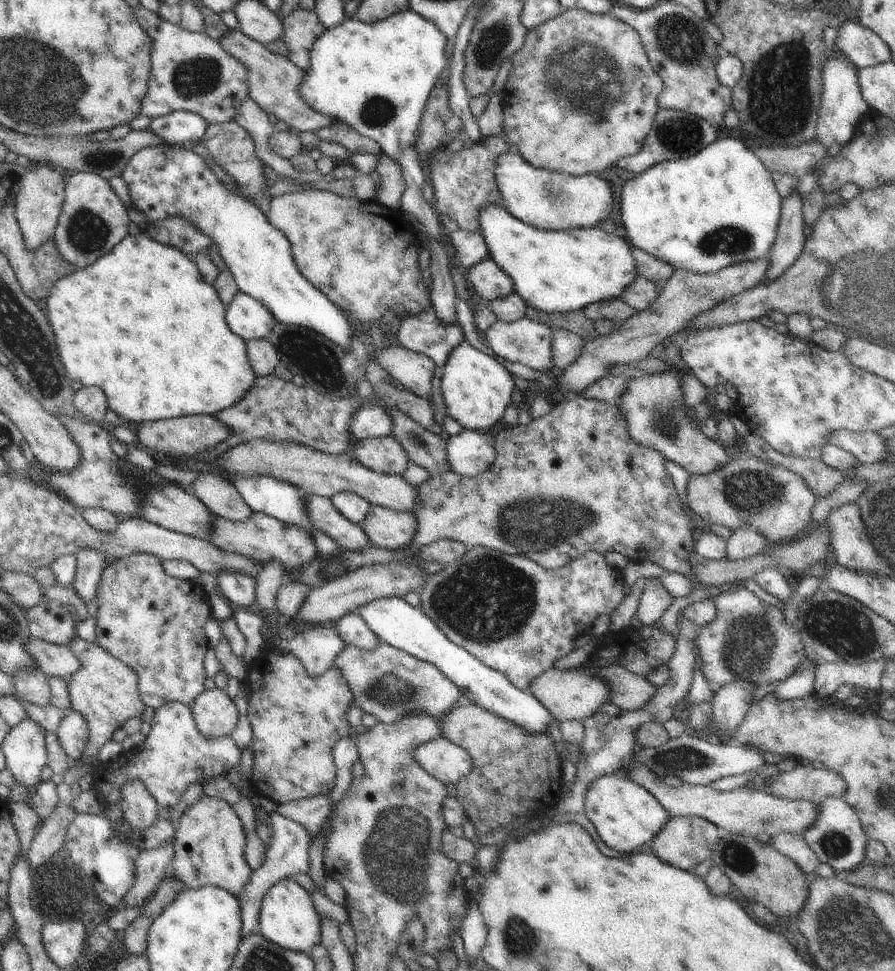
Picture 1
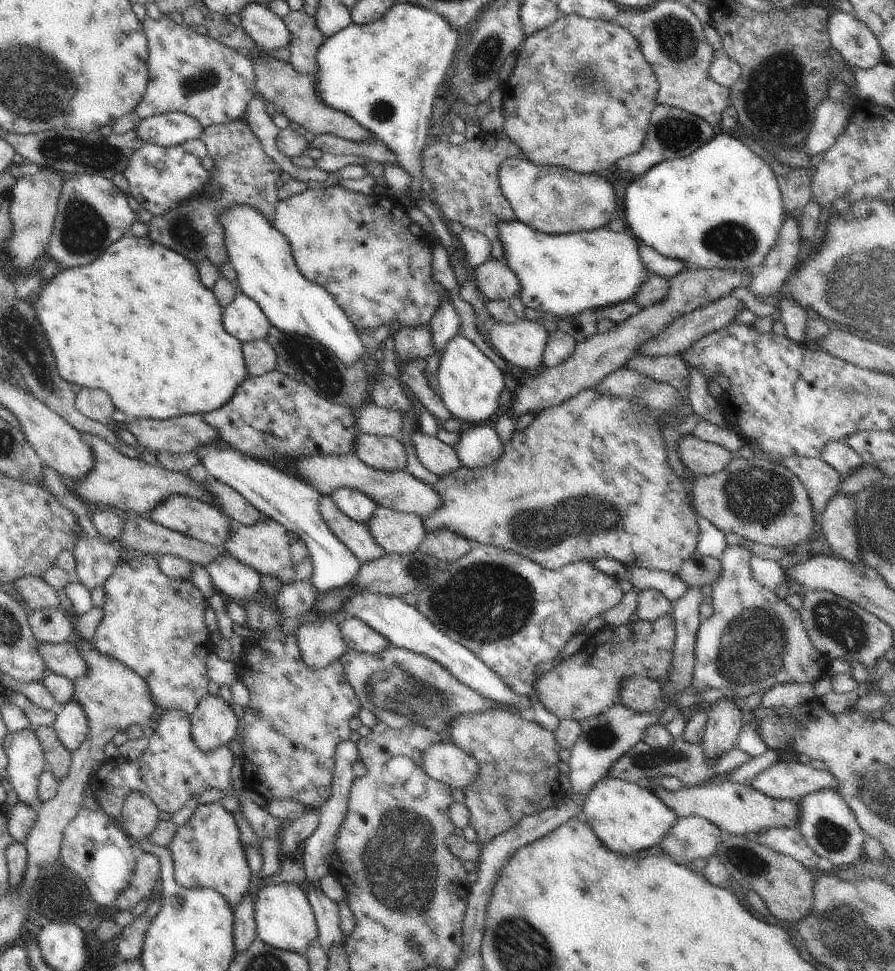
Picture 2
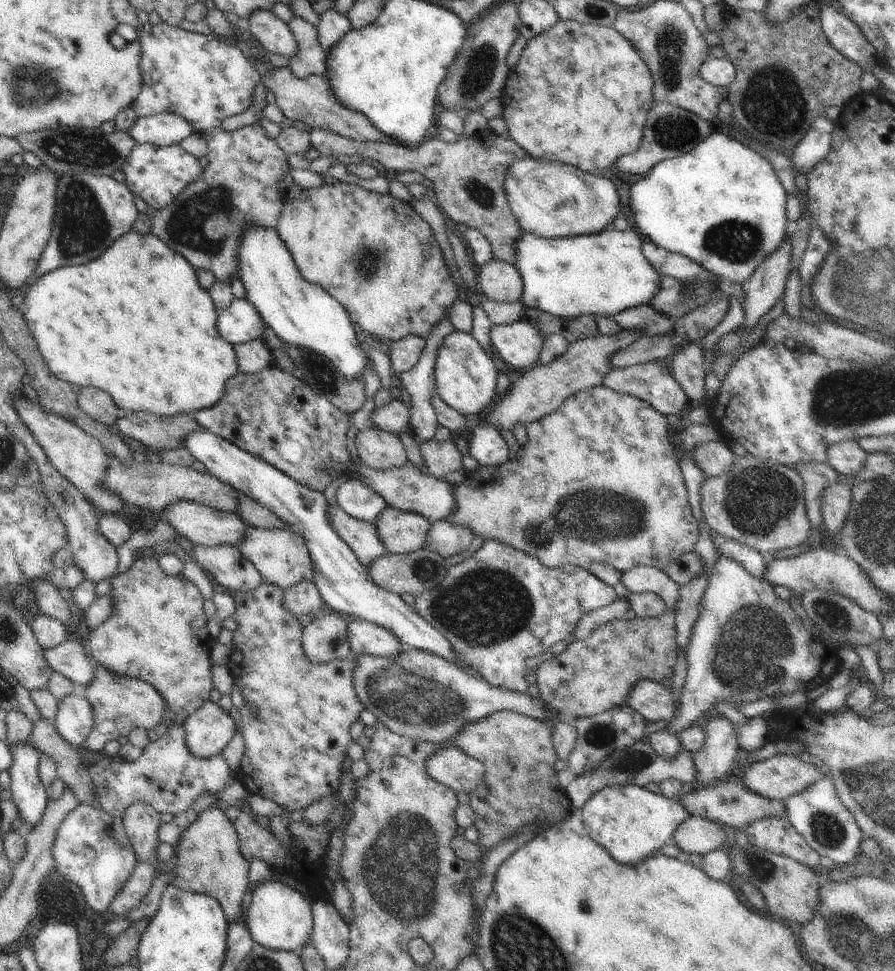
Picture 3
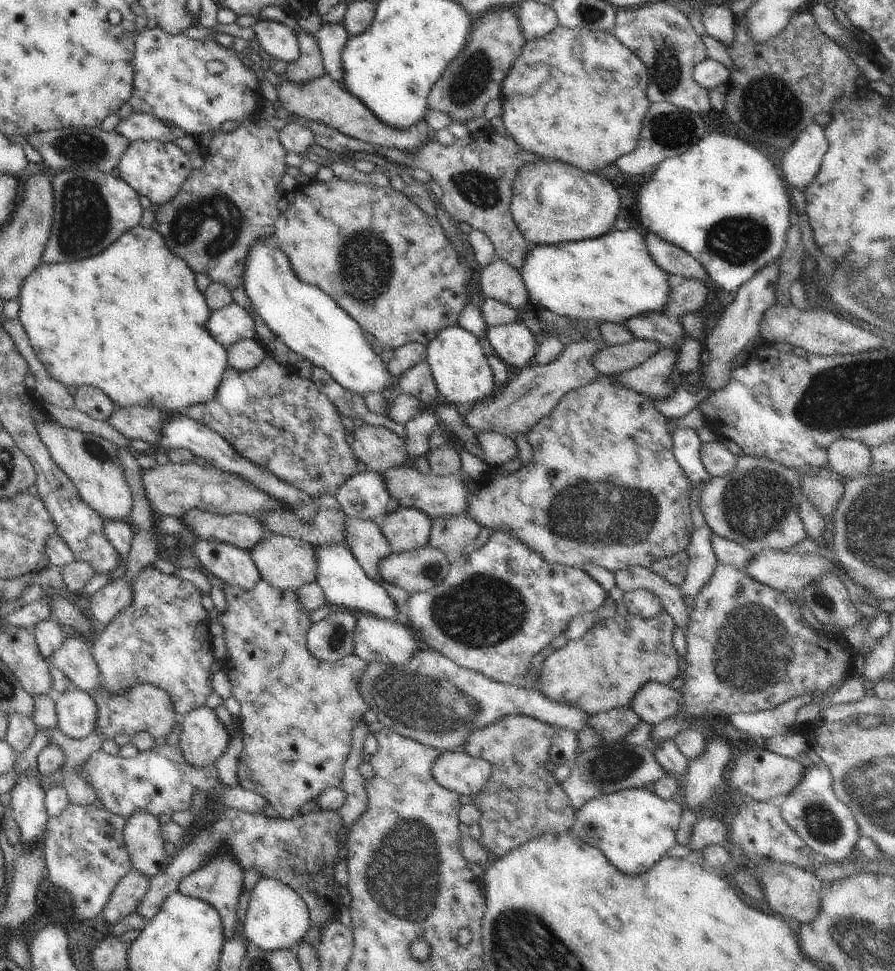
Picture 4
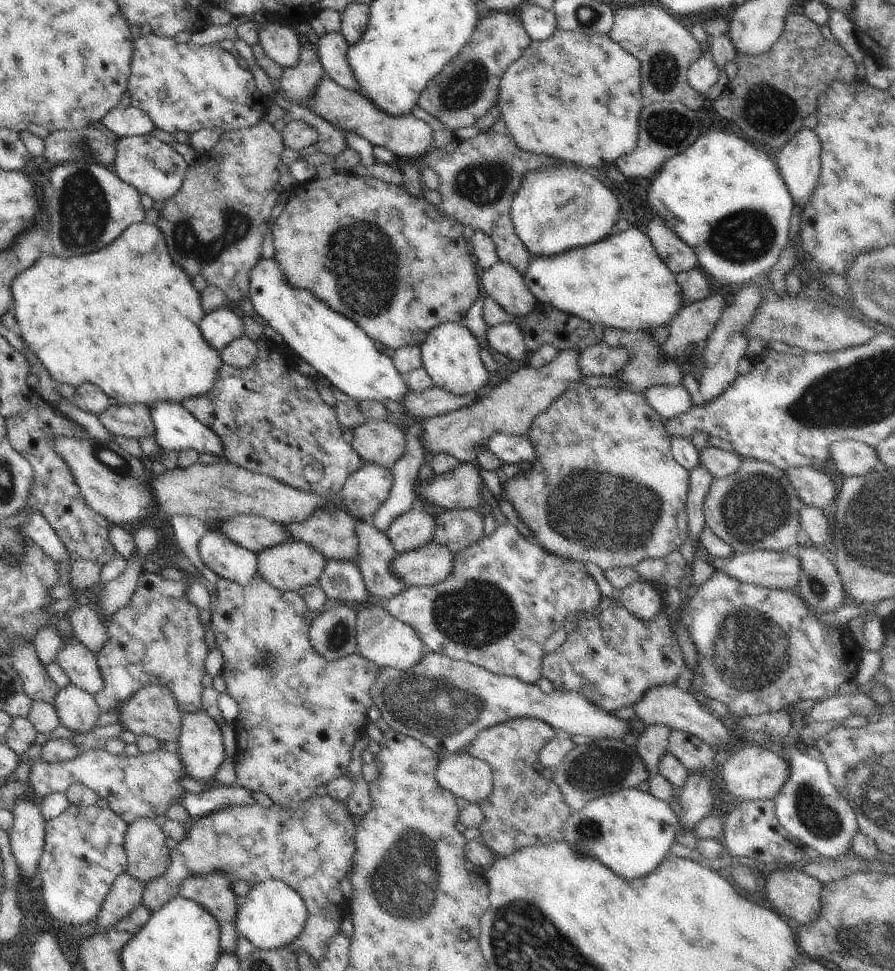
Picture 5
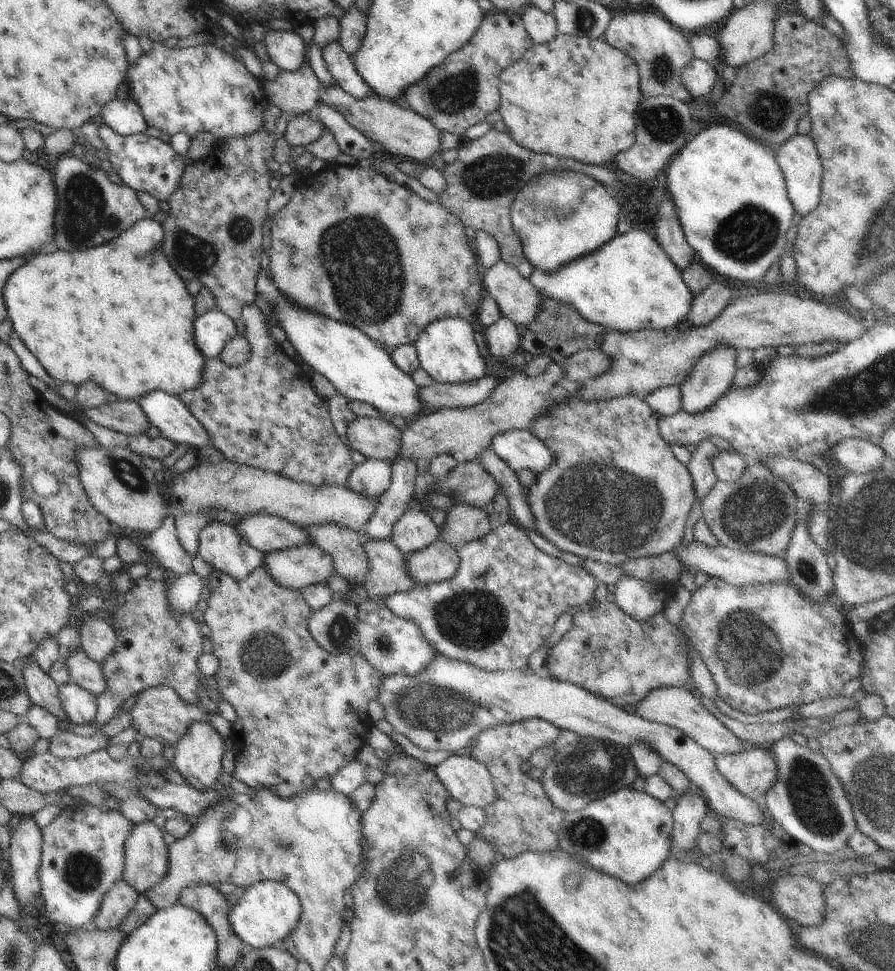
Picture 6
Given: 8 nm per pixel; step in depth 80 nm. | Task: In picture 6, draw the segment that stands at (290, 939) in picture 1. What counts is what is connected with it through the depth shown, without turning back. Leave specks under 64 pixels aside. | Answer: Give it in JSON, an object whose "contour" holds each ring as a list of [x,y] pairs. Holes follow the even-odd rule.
{"contour":[[[265,880],[245,889],[238,903],[232,906],[229,921],[246,948],[267,949],[281,943],[296,928],[301,914],[300,898],[289,886],[280,881]]]}

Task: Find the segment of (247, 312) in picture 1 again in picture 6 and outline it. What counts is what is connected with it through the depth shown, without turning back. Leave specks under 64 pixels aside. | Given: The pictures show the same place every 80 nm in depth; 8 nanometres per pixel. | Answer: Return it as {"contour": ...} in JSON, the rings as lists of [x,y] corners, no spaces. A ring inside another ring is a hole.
{"contour":[[[218,308],[209,310],[206,314],[199,316],[194,323],[195,343],[207,359],[218,358],[225,344],[237,335],[237,324],[235,320]]]}

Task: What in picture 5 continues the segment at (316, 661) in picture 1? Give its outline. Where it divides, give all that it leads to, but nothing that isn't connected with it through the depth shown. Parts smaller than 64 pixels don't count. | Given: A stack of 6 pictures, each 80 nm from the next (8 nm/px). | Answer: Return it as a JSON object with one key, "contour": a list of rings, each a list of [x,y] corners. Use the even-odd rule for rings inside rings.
{"contour":[[[339,603],[320,616],[316,614],[309,630],[316,652],[329,661],[354,653],[357,645],[357,613],[356,607]]]}

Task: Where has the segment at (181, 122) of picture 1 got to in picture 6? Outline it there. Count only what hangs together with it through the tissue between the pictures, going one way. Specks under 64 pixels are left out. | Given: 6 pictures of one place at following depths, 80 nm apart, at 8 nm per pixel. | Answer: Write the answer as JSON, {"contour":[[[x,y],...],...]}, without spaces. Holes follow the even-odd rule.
{"contour":[[[116,98],[109,102],[102,109],[99,120],[122,136],[143,133],[149,126],[141,108],[131,99],[120,101]]]}

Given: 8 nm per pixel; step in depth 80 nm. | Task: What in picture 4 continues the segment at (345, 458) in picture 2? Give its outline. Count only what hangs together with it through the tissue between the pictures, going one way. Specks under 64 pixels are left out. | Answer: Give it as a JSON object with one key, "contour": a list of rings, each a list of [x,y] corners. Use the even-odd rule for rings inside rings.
{"contour":[[[402,465],[394,467],[381,474],[384,479],[386,490],[389,492],[392,502],[402,507],[414,507],[424,511],[431,519],[443,516],[462,515],[467,507],[467,494],[469,490],[463,478],[468,476],[463,471],[440,476],[434,473],[422,474],[415,467]]]}

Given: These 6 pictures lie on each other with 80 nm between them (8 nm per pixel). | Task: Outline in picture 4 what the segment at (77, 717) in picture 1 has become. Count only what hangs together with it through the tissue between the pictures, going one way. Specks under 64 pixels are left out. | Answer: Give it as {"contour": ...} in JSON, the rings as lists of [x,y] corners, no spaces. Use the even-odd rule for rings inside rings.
{"contour":[[[72,687],[55,701],[57,728],[67,737],[80,740],[95,729],[97,704],[87,692]]]}

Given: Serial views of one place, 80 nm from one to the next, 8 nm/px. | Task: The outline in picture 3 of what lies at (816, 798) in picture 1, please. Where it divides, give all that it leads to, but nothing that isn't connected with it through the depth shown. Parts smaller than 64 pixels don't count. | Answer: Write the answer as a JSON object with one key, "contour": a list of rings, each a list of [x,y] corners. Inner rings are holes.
{"contour":[[[776,755],[759,763],[752,763],[740,773],[741,780],[750,791],[773,801],[786,801],[791,796],[811,787],[826,775],[811,763],[805,763],[794,755]]]}

